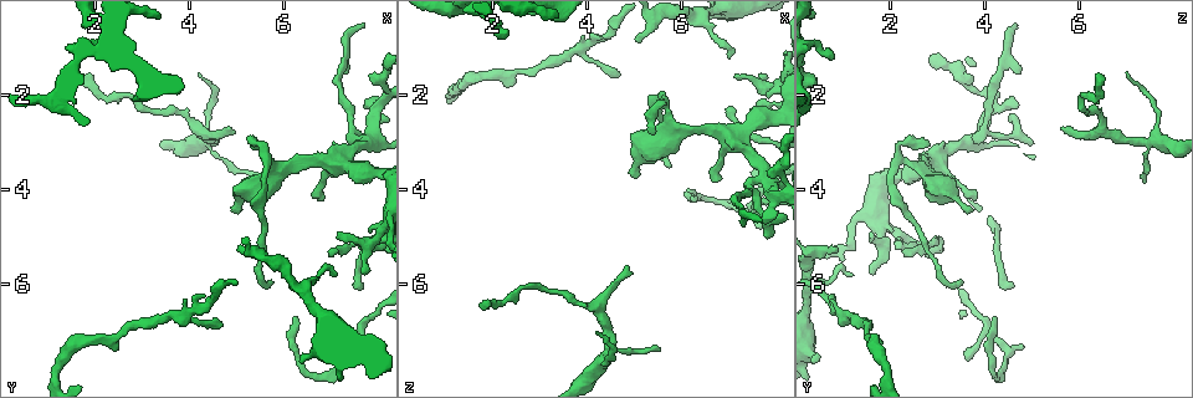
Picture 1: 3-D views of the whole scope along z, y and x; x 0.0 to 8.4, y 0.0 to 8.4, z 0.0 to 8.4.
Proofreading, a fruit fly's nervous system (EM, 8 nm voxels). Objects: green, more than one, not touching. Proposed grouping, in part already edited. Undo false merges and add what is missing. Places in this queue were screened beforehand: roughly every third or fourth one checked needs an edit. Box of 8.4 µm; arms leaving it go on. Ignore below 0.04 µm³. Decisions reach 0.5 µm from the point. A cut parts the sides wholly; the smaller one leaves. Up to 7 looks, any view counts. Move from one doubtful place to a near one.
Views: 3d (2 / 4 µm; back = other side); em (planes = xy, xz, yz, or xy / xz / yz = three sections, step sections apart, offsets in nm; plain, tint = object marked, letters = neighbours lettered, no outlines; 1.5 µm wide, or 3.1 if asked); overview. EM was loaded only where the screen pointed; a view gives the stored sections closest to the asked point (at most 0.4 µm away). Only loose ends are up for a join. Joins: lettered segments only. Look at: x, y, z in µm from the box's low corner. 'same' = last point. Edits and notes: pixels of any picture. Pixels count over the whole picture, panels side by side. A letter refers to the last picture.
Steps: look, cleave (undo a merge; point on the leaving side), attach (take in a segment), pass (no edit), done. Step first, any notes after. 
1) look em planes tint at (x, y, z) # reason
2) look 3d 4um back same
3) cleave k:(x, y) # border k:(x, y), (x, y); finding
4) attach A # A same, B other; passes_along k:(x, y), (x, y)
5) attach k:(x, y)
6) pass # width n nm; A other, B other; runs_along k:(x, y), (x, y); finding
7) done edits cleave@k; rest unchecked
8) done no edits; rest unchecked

look 3d 2um at (1.80, 1.55, 6.35) # thin end

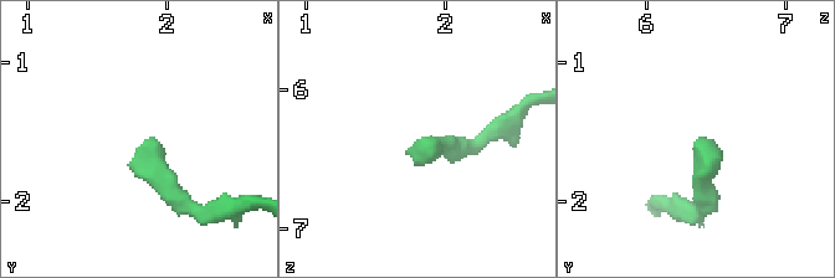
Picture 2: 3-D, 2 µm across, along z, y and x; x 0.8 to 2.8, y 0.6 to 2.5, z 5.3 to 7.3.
look em planes letters at (1.86, 1.56, 6.36) # need the tissue

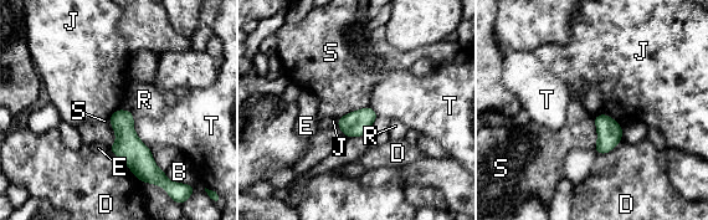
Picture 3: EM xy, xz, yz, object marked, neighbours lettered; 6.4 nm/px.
pass # width 140 nm; B other, D other, E other, J other, R other, S other, T other; none of them fits

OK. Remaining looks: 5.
look em planes tint at (5.00, 5.30, 0.85) # branch stops here

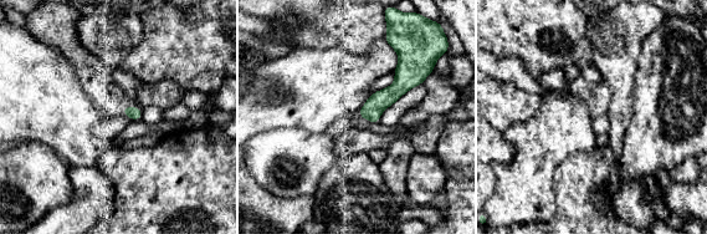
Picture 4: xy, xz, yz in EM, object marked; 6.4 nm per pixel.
look em planes letters same # what lies round it

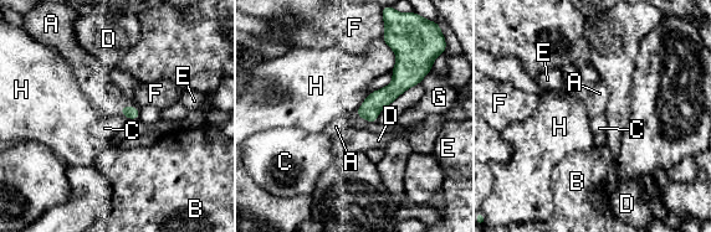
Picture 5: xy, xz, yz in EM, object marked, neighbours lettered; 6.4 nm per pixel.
attach A # A same, B other, C other, D other, E other, F other, G other, H other; the cell continues

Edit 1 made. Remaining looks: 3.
look em planes letters at (4.65, 6.90, 1.60)

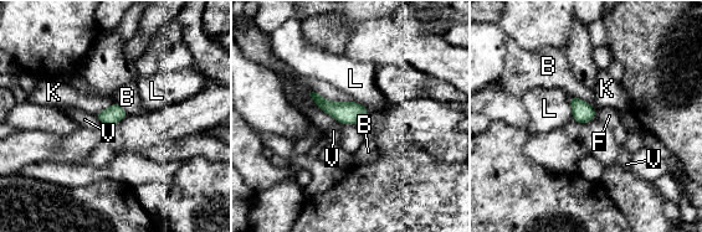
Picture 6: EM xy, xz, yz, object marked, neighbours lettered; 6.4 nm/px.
pass # B other, F other, K other, L other, V other; border 6:(569, 94), (584, 99), (595, 111); no lettered segment goes on from it

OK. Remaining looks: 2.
done edits attach@5; rest unchecked

